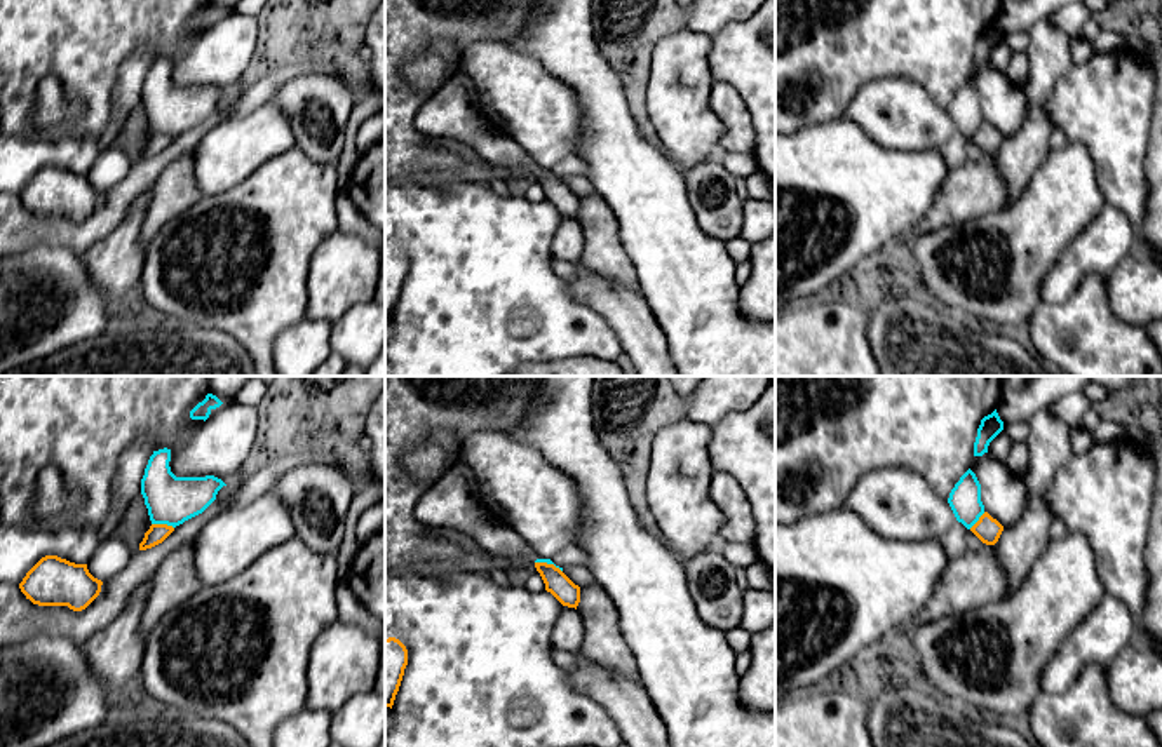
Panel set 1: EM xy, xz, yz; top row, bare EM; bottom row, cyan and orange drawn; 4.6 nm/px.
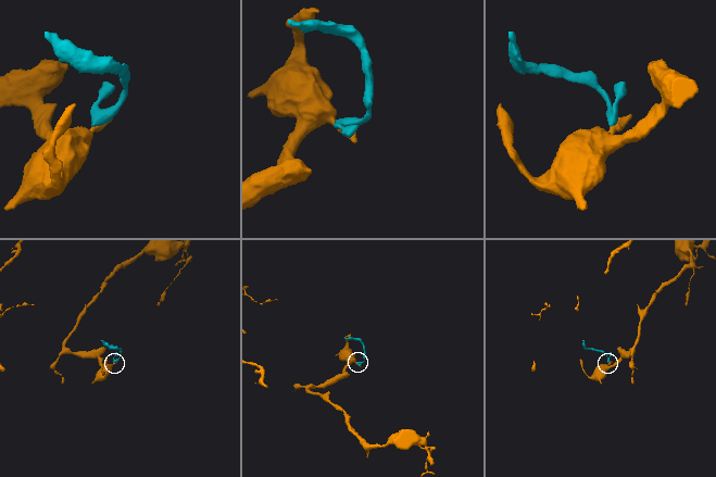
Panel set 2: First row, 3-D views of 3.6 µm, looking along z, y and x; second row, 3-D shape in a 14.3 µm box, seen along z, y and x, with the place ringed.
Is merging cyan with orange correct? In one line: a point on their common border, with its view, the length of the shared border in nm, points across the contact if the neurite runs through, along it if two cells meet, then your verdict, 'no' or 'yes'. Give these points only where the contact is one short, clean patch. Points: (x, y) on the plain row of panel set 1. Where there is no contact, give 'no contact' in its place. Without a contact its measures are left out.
xy (162, 133) | 110 nm | along xy (152, 133), (166, 133), (173, 138) | no

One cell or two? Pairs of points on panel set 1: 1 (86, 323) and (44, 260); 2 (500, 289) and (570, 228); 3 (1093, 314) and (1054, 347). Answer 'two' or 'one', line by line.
1: one
2: two
3: one

